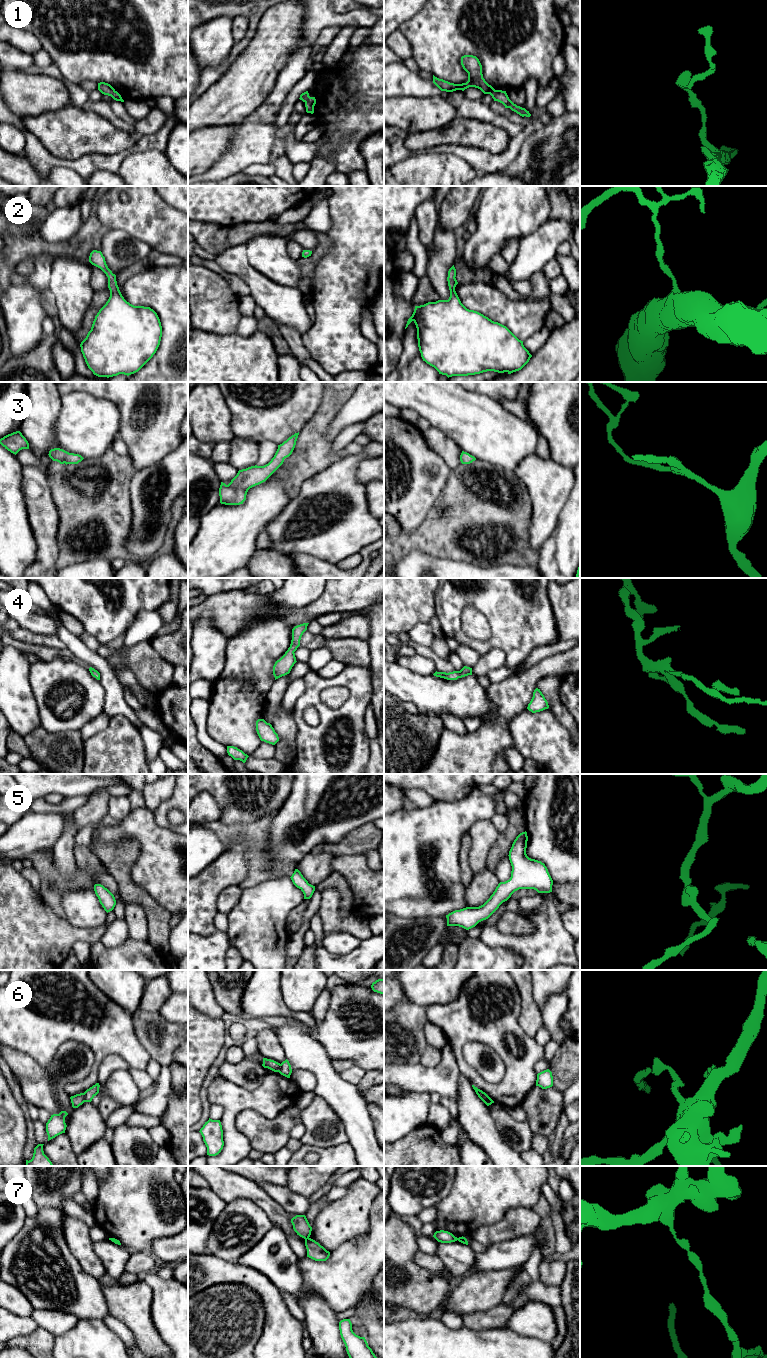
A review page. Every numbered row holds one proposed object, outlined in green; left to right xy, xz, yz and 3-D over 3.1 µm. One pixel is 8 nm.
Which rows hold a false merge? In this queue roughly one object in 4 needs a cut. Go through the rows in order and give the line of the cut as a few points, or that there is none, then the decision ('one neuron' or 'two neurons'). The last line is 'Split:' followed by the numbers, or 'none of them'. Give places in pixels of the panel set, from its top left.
1: no cut; one neuron
2: no cut; one neuron
3: no cut; one neuron
4: no cut; one neuron
5: no cut; one neuron
6: cut in xy along (82, 1093), (85, 1101); two neurons
7: cut in xz along (308, 1237), (305, 1240); two neurons
Split: 6, 7

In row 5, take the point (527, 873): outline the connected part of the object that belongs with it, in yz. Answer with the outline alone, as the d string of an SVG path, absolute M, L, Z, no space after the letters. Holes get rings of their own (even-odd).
M527 832L520 833L509 851L512 866L511 877L500 882L490 898L479 907L466 907L448 915L447 926L459 926L466 930L488 919L499 906L519 889L534 889L538 893L552 892L553 880L547 867L541 861L531 859L526 854Z

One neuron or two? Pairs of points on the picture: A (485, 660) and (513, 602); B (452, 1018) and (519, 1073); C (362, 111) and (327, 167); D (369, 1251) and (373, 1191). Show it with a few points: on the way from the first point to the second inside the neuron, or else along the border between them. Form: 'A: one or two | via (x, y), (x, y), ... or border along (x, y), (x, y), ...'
A: two | border along (481, 656), (500, 648), (505, 664)
B: one | via (470, 1021), (479, 1027), (506, 1055)
C: two | border along (316, 155), (329, 157), (336, 170)
D: two | border along (373, 1199), (368, 1214), (368, 1226)

